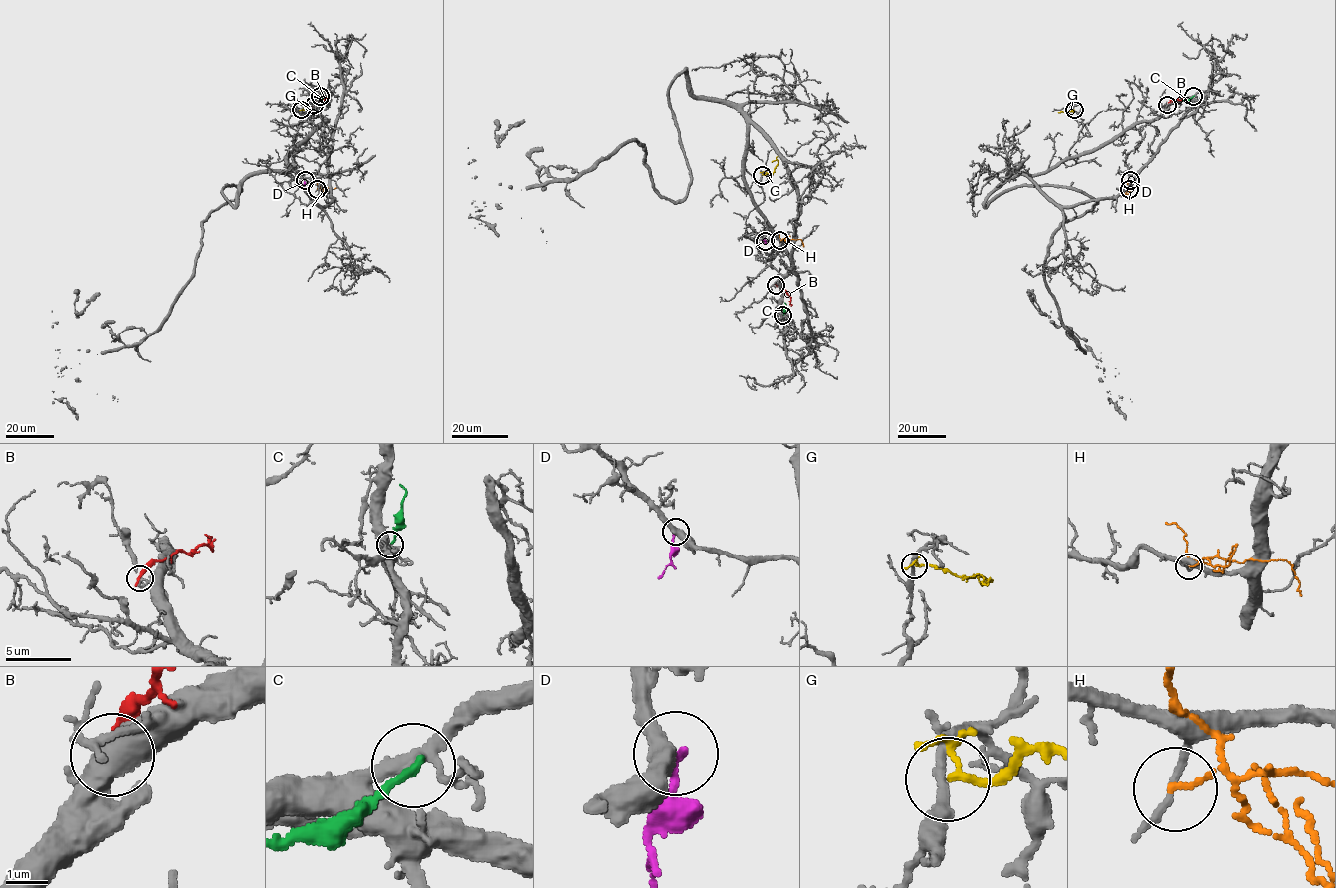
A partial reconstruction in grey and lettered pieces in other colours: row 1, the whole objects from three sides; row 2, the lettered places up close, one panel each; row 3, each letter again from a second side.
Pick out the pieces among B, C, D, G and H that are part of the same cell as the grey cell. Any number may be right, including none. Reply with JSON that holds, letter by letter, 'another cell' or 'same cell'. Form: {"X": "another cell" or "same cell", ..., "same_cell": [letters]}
{"B": "another cell", "C": "another cell", "D": "another cell", "G": "another cell", "H": "another cell", "same_cell": []}

